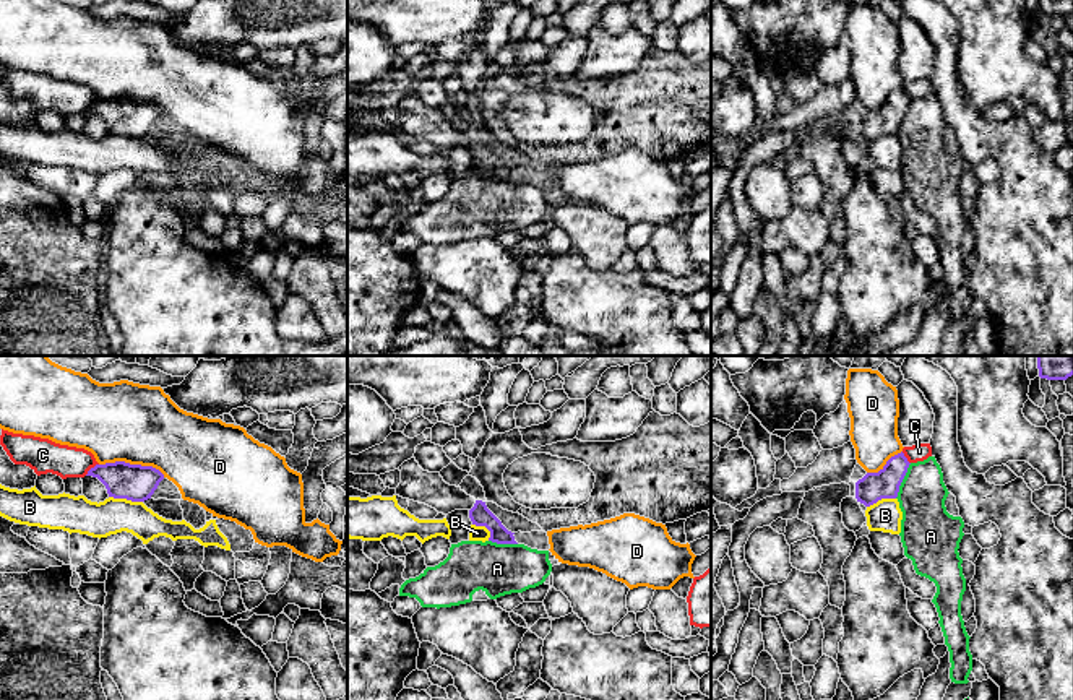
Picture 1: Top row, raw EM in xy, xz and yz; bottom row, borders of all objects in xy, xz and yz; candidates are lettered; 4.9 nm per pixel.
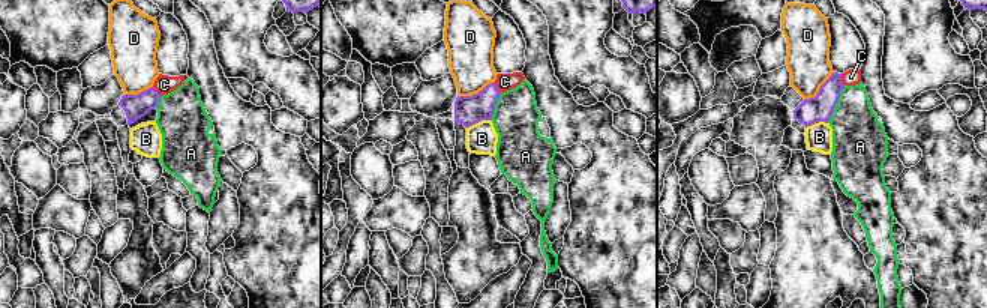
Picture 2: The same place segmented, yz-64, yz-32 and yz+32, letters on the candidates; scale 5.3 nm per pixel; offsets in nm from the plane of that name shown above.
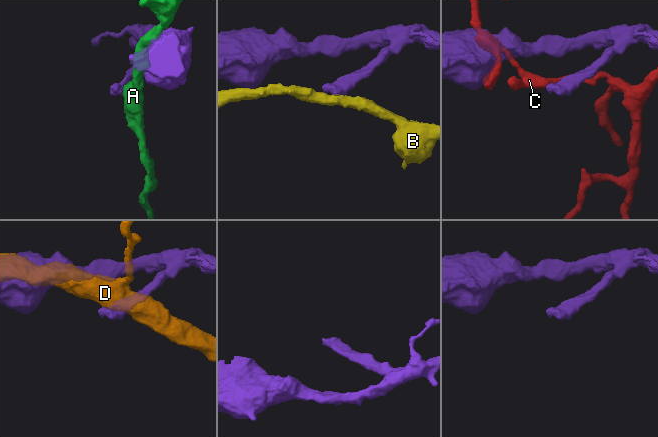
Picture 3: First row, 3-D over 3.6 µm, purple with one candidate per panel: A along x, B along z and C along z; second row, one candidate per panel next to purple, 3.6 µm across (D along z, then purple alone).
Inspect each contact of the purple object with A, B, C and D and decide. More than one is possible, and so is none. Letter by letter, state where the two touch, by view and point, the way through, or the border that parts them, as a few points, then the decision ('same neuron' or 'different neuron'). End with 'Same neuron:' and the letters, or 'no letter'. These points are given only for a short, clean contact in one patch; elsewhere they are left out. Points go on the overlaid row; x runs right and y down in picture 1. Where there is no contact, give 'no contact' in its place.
A: meets purple in yz at (901, 481); different neuron
B: meets purple in xy at (125, 497); border along xy (109, 496), (142, 502); different neuron
C: meets purple in xy at (91, 468); different neuron
D: meets purple in xy at (132, 465); different neuron
Same neuron: no letter

